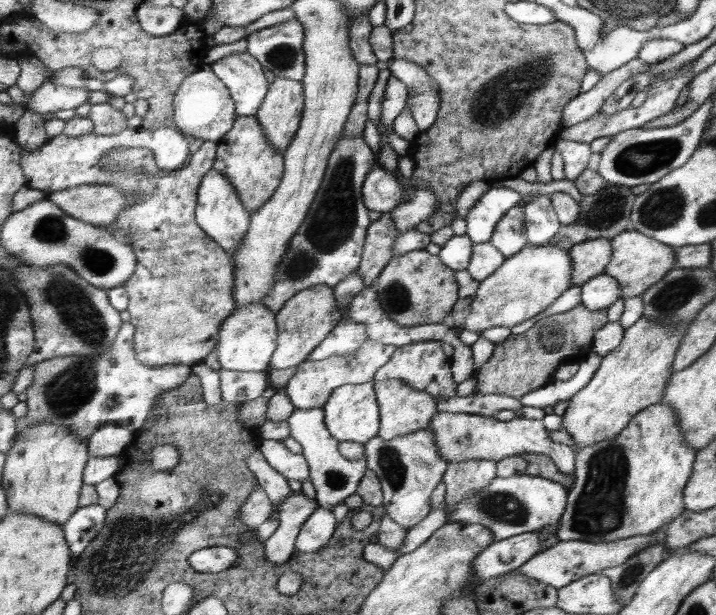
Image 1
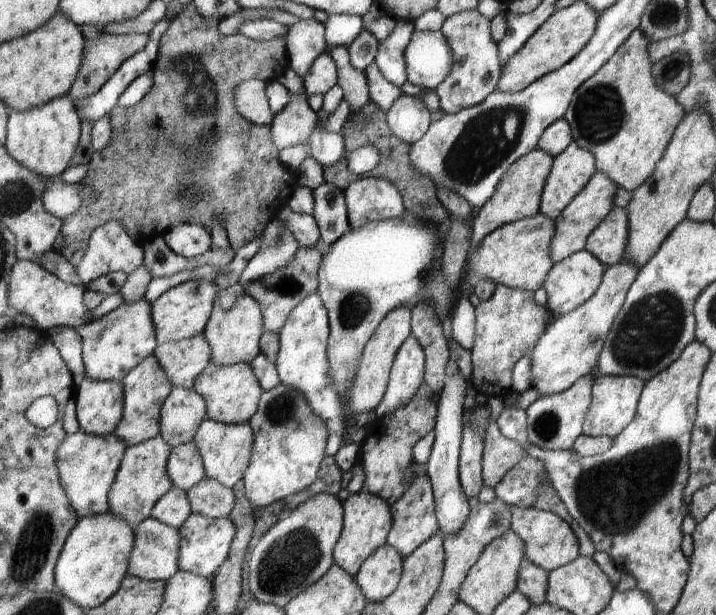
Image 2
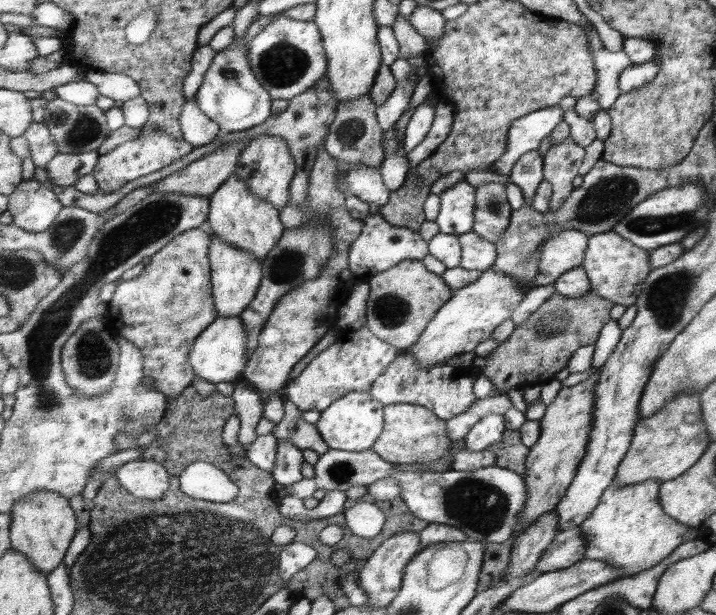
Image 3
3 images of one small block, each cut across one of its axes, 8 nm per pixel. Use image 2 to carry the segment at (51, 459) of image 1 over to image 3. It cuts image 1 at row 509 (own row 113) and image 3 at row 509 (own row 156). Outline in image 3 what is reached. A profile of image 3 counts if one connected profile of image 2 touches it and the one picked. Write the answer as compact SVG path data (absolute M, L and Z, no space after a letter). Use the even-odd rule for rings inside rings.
M38 490L16 502L12 515L12 550L26 554L34 566L49 575L64 562L78 532L79 522L73 508L69 506L69 498L60 492Z

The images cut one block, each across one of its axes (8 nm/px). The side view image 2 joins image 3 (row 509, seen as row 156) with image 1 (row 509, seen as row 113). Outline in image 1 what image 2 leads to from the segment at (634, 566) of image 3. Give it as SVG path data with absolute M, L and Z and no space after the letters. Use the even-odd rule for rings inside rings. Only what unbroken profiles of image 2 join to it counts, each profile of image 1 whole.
M660 401L650 405L612 440L579 447L576 451L577 481L569 491L567 510L556 534L558 541L581 540L601 544L629 539L631 536L645 536L663 528L683 512L684 486L692 475L697 450L684 441L676 412L669 404Z

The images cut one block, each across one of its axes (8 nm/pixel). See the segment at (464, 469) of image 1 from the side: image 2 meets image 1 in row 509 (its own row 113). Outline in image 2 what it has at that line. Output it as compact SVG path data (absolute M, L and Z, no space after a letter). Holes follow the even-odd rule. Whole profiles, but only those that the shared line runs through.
M479 9L468 10L447 18L443 36L453 52L453 68L449 76L435 88L441 108L450 114L473 108L497 90L501 78L502 59L498 42L492 36L492 20Z

